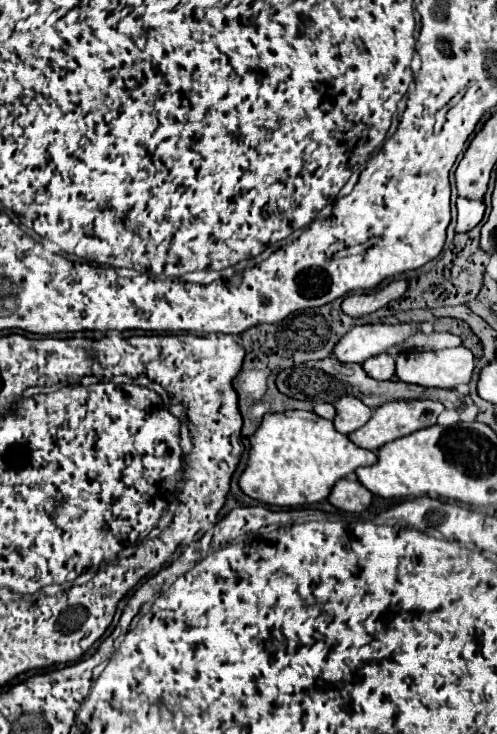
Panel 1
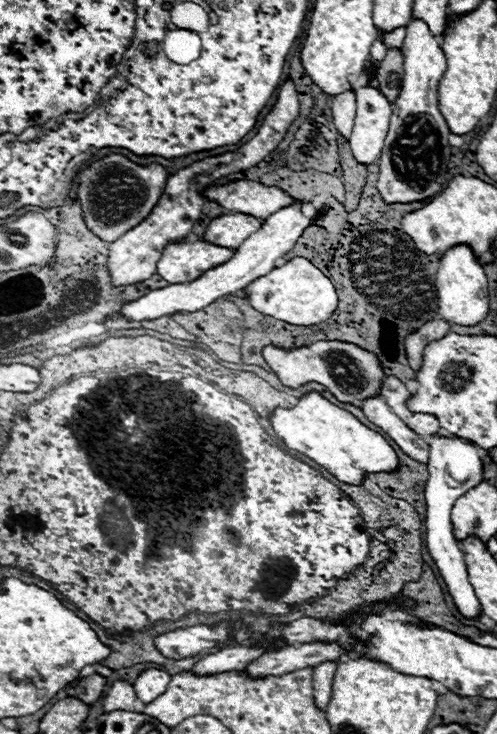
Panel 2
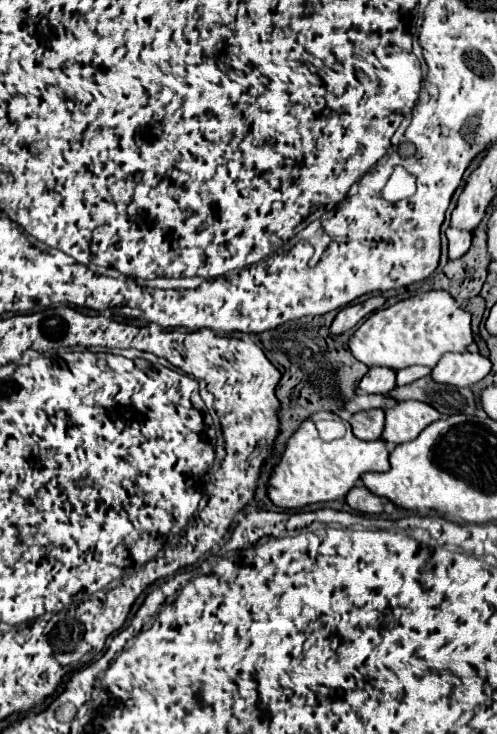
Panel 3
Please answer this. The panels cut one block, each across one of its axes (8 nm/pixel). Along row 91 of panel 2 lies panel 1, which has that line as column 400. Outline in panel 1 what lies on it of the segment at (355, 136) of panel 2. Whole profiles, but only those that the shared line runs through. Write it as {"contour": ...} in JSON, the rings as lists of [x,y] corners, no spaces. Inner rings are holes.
{"contour":[[[446,348],[446,350],[432,350],[432,352],[406,352],[396,360],[396,376],[410,384],[420,386],[436,386],[436,388],[458,388],[472,380],[476,368],[474,354],[464,348]]]}

